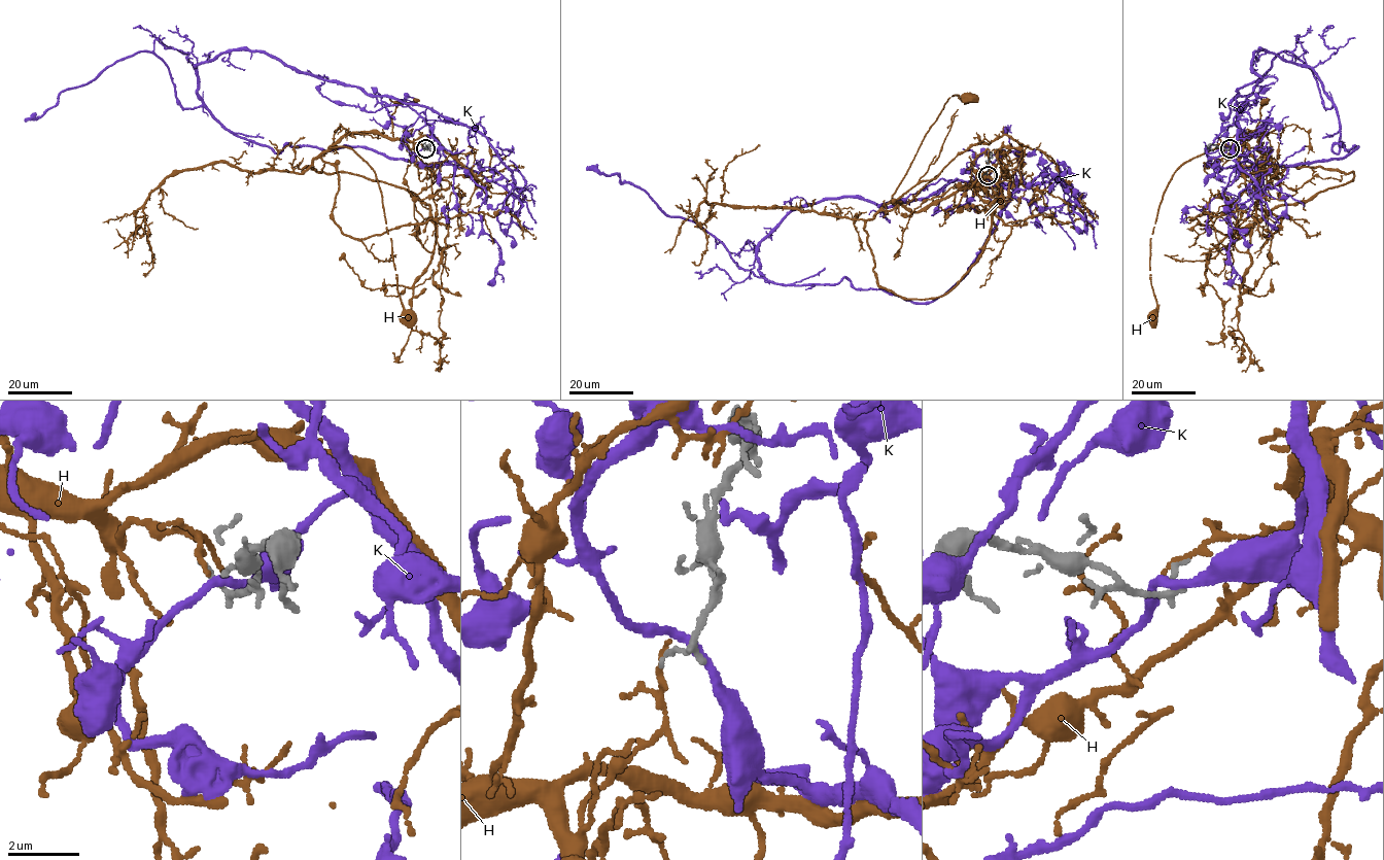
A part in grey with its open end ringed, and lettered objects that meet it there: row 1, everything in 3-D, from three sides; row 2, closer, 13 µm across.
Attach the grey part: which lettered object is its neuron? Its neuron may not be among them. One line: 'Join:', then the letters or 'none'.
Join: none

